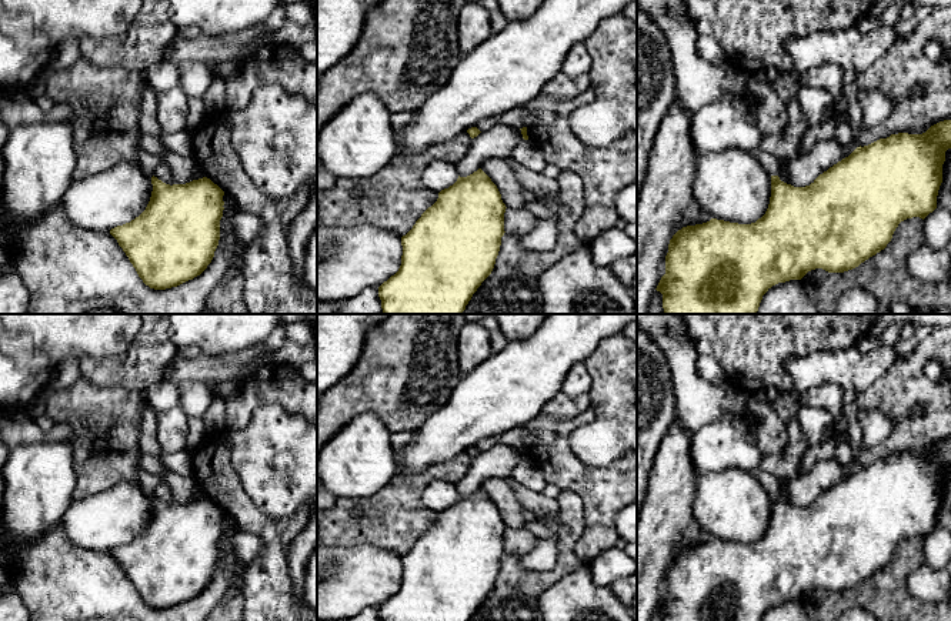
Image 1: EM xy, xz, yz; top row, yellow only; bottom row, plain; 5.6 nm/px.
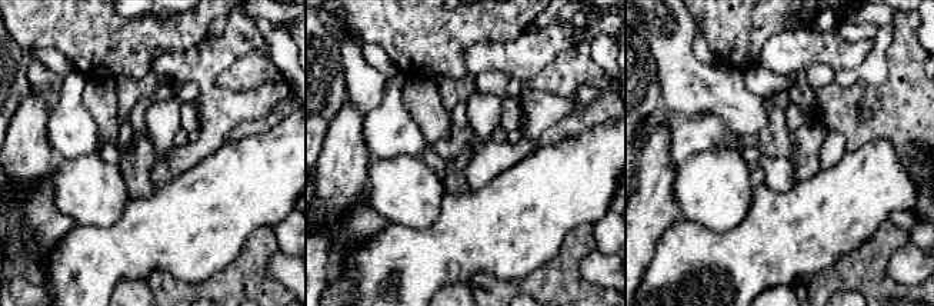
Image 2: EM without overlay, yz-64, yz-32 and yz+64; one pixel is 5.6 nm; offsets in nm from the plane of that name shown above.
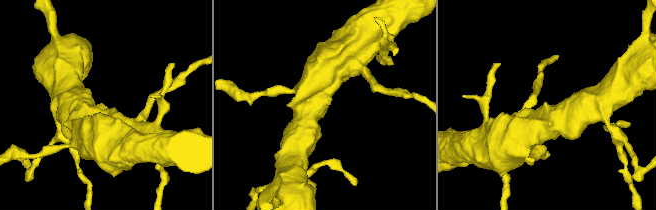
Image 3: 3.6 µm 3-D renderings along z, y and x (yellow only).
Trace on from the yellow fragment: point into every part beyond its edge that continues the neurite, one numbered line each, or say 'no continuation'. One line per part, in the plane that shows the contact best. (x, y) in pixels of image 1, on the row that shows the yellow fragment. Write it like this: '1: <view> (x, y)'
1: yz (770, 162)

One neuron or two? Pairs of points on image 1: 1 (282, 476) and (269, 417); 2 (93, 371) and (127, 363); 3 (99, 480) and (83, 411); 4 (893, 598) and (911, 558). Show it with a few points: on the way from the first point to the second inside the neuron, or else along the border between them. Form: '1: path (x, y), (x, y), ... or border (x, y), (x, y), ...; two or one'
1: path (282, 461), (277, 456), (272, 431); one
2: path (102, 371), (119, 371); one
3: path (99, 463), (89, 451), (89, 428); one
4: path (893, 588), (893, 577), (901, 568); one

